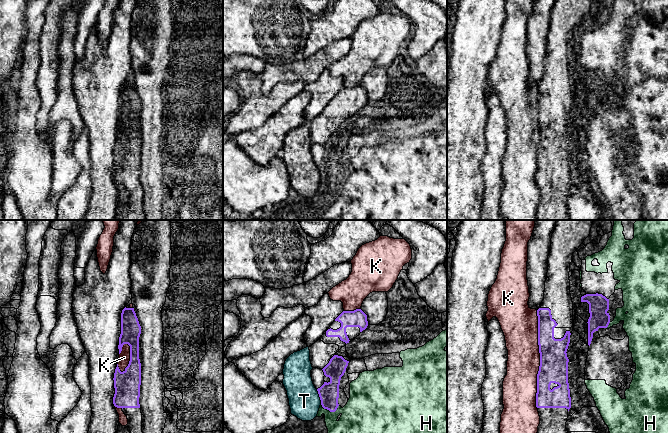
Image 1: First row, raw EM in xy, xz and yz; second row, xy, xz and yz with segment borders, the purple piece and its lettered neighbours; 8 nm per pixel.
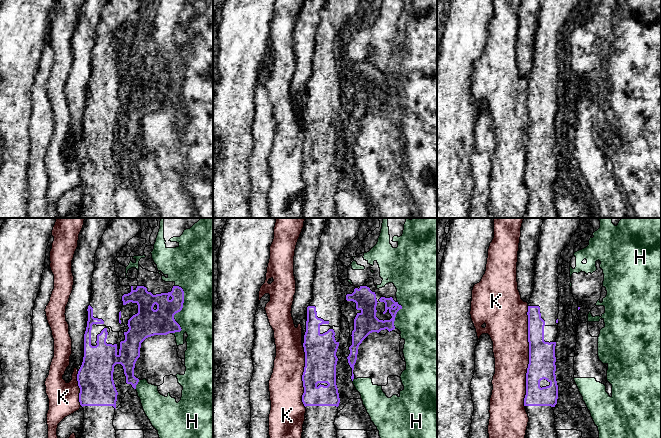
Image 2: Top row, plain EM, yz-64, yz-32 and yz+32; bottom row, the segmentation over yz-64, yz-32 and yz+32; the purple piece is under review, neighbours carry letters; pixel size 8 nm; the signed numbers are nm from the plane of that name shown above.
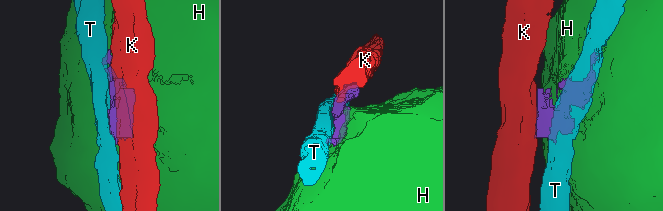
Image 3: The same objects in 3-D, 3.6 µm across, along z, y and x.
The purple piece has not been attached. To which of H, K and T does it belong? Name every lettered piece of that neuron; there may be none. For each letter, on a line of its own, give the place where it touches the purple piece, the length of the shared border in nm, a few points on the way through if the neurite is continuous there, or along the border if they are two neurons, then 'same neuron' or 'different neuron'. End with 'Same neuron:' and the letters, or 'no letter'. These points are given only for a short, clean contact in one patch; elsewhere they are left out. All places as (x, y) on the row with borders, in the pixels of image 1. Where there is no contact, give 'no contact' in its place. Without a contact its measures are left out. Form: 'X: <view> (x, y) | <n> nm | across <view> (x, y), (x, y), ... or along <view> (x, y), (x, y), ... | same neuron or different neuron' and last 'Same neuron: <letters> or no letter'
H: xz (329, 410) | 150 nm | different neuron
K: yz (540, 359) | 800 nm | different neuron
T: xz (319, 396) | 130 nm | different neuron
Same neuron: no letter

